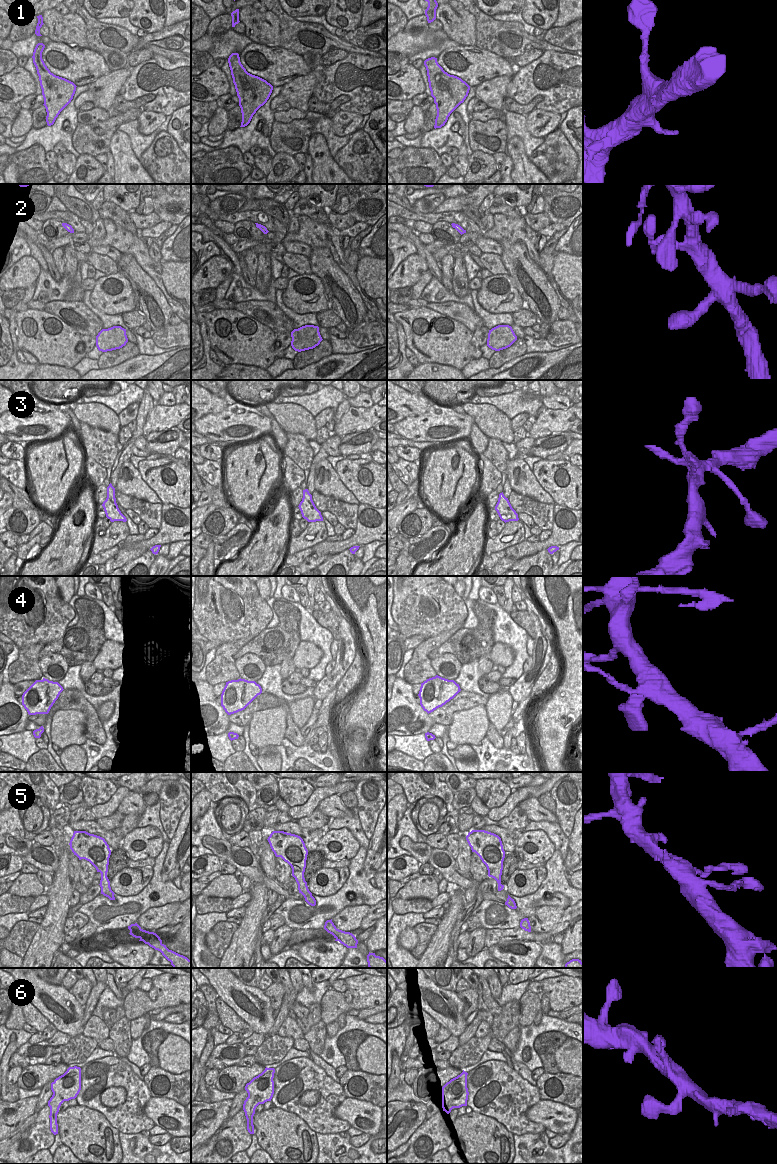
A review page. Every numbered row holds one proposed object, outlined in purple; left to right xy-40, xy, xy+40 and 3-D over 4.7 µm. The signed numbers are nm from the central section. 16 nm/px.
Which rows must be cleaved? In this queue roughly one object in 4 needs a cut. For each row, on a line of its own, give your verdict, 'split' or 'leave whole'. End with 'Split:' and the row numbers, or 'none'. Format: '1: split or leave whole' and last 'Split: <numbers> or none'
1: leave whole
2: leave whole
3: leave whole
4: leave whole
5: leave whole
6: leave whole
Split: none

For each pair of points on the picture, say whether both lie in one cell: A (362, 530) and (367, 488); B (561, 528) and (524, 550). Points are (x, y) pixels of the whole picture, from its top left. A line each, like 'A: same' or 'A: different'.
A: different
B: same

